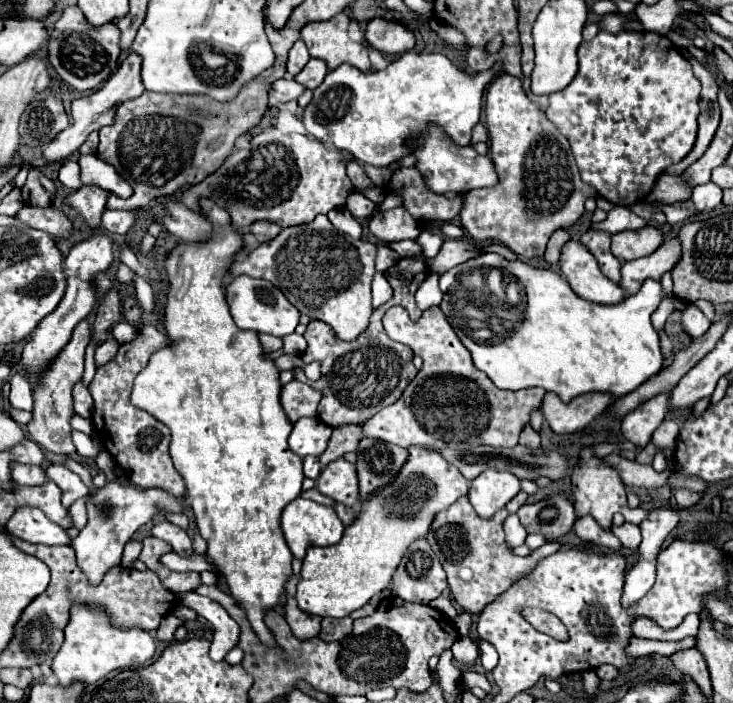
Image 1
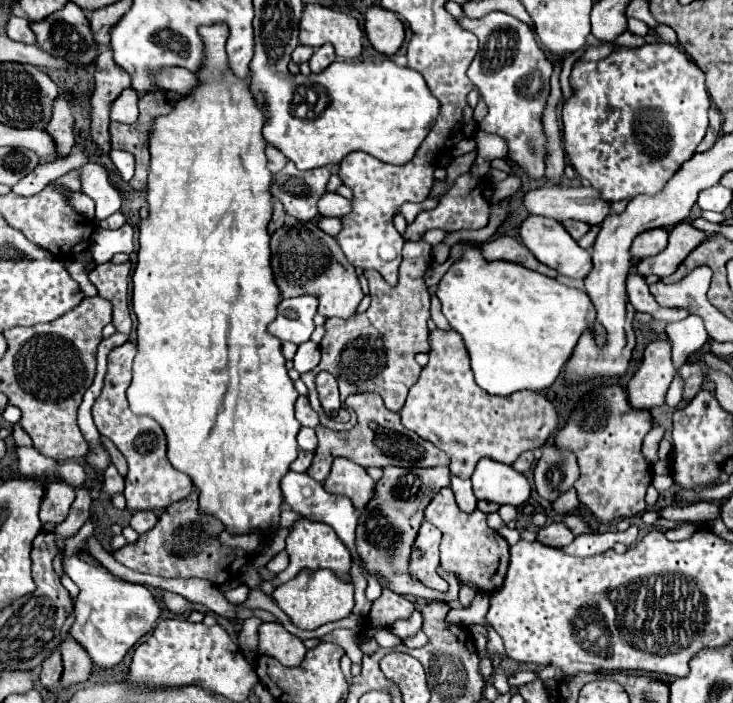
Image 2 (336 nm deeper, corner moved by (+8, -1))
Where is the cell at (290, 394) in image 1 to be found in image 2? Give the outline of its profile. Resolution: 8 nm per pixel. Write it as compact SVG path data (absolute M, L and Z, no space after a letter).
M298 396L298 400L296 400L296 420L308 428L318 426L318 414L310 408L306 396Z

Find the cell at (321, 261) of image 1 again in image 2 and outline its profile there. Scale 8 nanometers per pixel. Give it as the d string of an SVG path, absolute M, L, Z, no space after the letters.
M288 218L288 222L272 234L272 272L274 280L284 298L294 298L300 294L310 294L318 298L318 314L324 318L352 318L364 294L354 272L342 254L340 244L334 236L326 234L316 222L298 222Z

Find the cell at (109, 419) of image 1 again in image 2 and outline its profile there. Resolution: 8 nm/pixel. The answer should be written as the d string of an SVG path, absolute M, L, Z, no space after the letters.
M126 342L118 348L114 348L108 356L108 372L104 378L104 388L102 394L96 398L92 416L94 424L100 434L108 436L116 448L124 454L128 460L128 474L124 478L124 498L126 498L126 508L132 512L138 510L158 510L158 508L168 508L170 504L186 498L192 492L192 482L186 474L178 472L166 458L166 438L160 428L150 418L140 418L134 416L128 408L126 402L126 388L130 384L130 368L132 360L136 356L136 346L132 342Z

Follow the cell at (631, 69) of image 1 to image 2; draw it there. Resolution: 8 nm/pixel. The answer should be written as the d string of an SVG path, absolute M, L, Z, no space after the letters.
M614 42L592 44L574 62L570 86L572 96L562 102L566 158L578 176L586 178L600 192L600 198L608 202L660 192L678 166L690 160L708 130L710 98L704 74L674 44L656 42L640 48L618 46Z

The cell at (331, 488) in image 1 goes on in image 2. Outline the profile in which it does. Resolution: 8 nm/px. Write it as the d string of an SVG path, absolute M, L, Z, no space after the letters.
M336 458L332 462L332 470L324 480L324 488L332 494L340 494L352 500L356 510L362 510L370 496L374 494L374 480L366 474L366 470L346 458Z

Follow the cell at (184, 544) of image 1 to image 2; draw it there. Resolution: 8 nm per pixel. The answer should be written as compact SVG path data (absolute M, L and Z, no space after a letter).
M136 512L136 514L132 516L132 520L130 520L130 526L132 526L138 534L144 534L144 532L152 530L156 522L158 522L158 518L156 518L154 512Z

